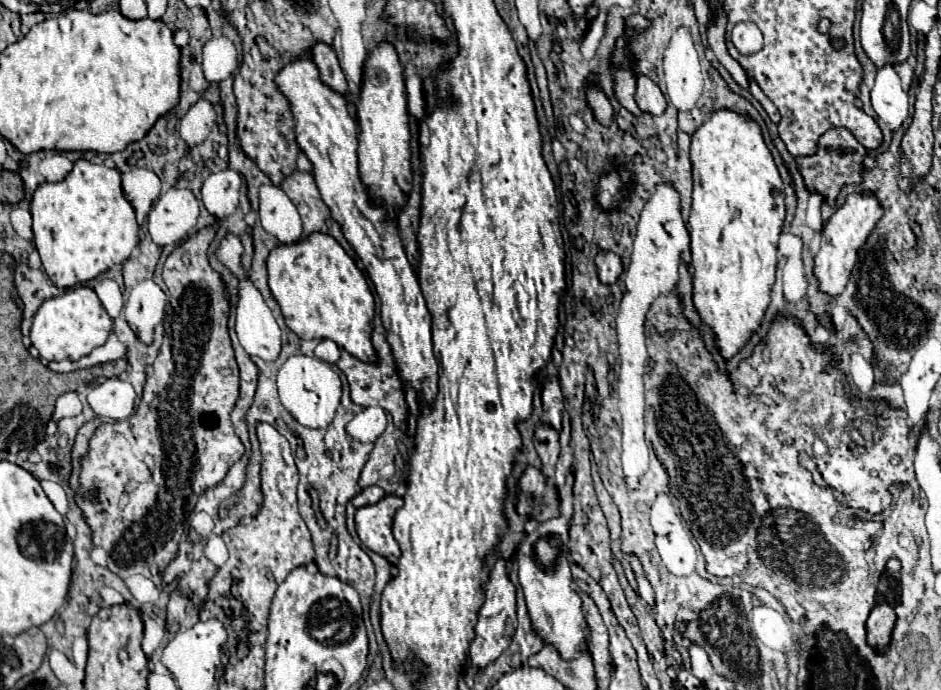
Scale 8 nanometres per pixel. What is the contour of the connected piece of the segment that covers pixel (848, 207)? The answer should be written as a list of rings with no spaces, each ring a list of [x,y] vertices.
[[[849,194],[845,204],[823,226],[821,248],[819,248],[819,254],[815,256],[815,268],[813,268],[819,290],[823,294],[835,298],[845,290],[851,270],[857,264],[857,252],[865,244],[869,234],[875,230],[875,224],[879,222],[881,214],[883,210],[871,194]]]

